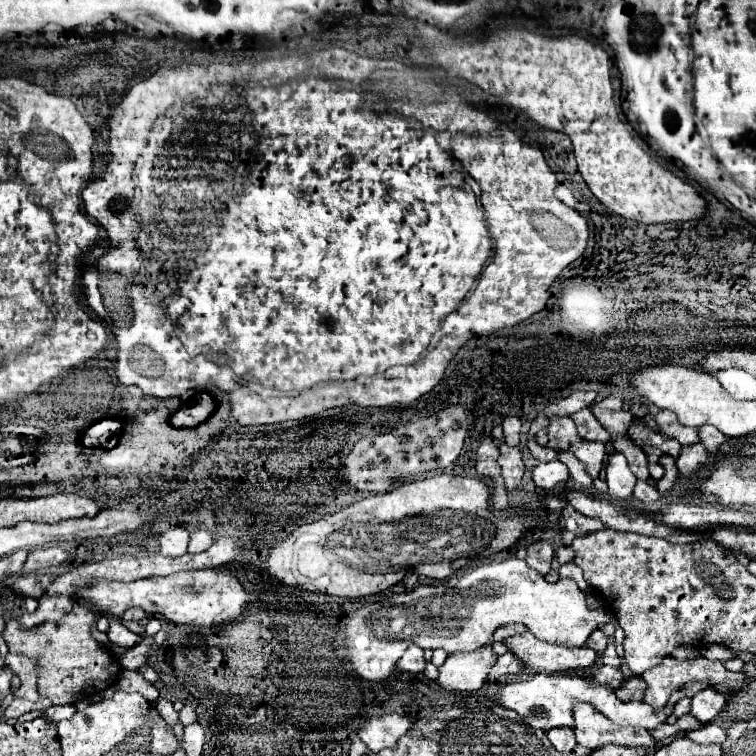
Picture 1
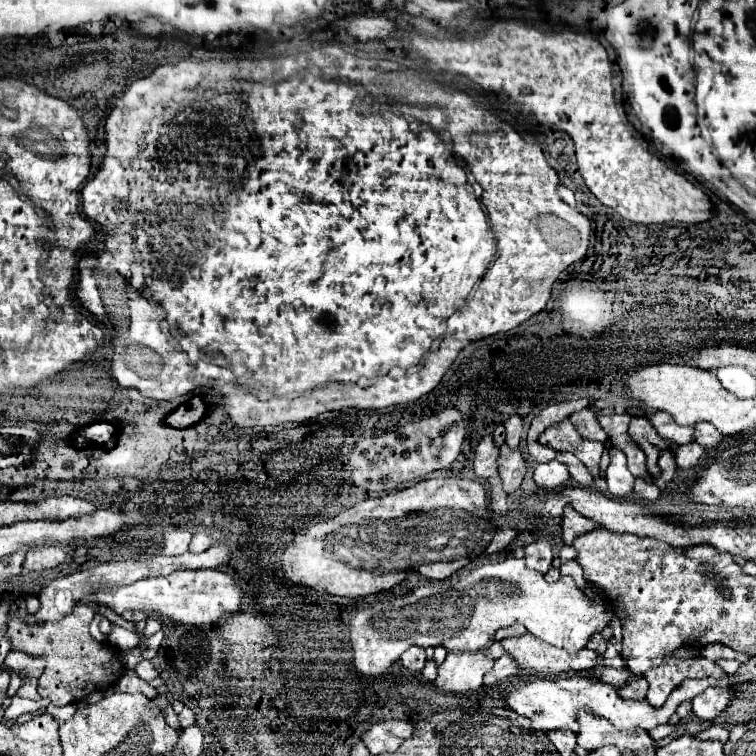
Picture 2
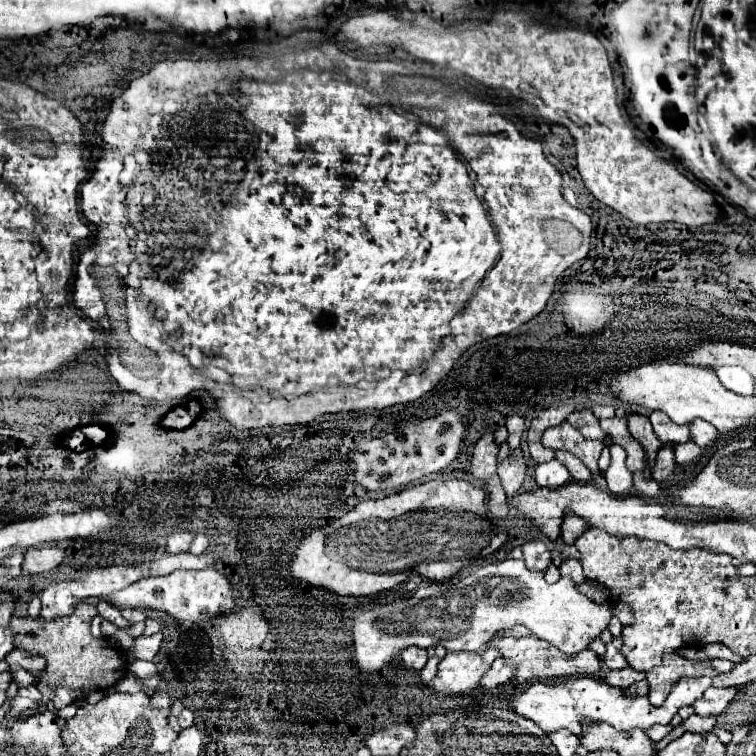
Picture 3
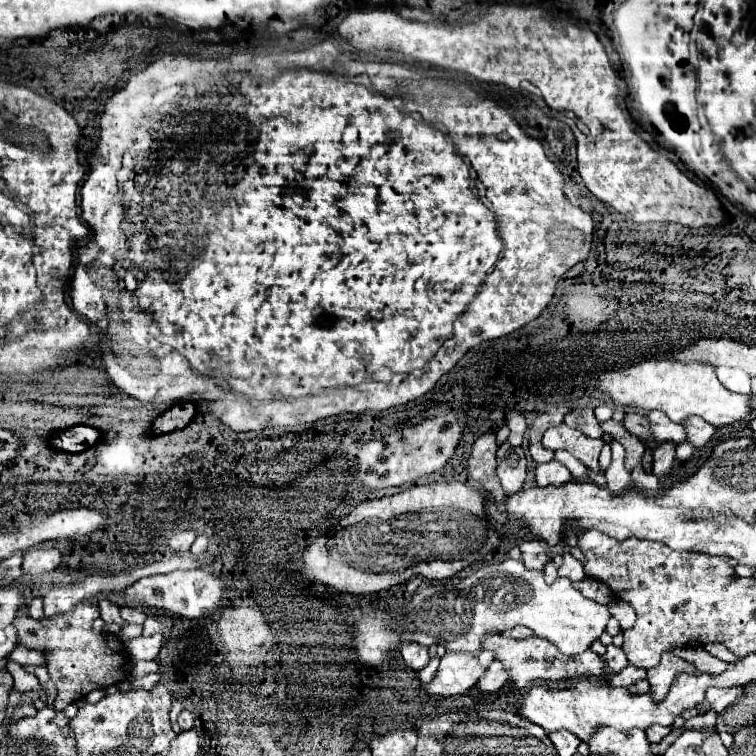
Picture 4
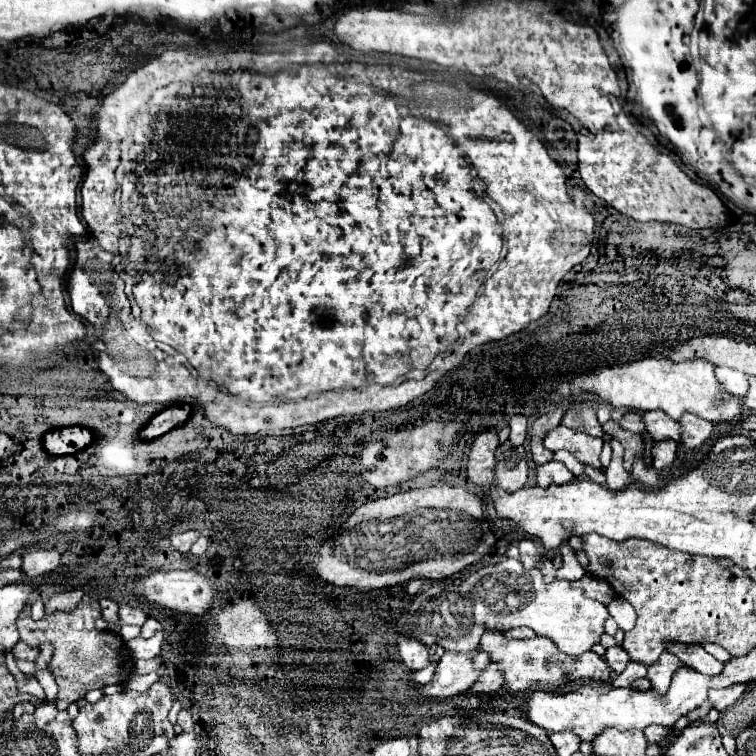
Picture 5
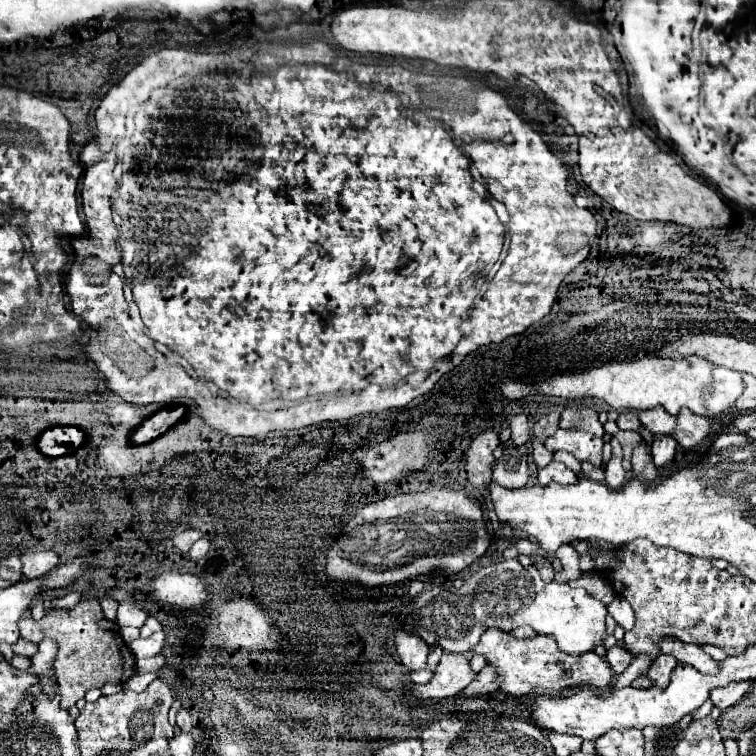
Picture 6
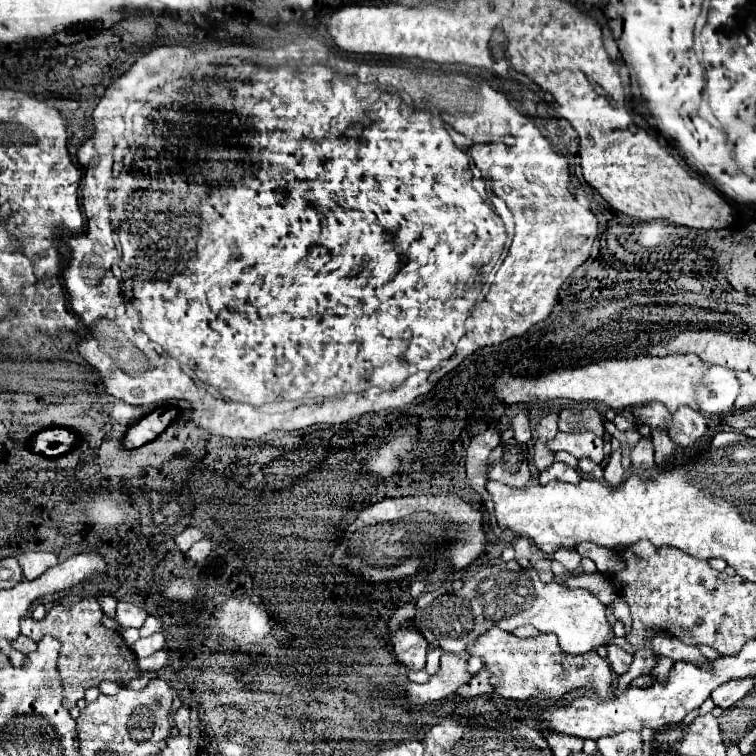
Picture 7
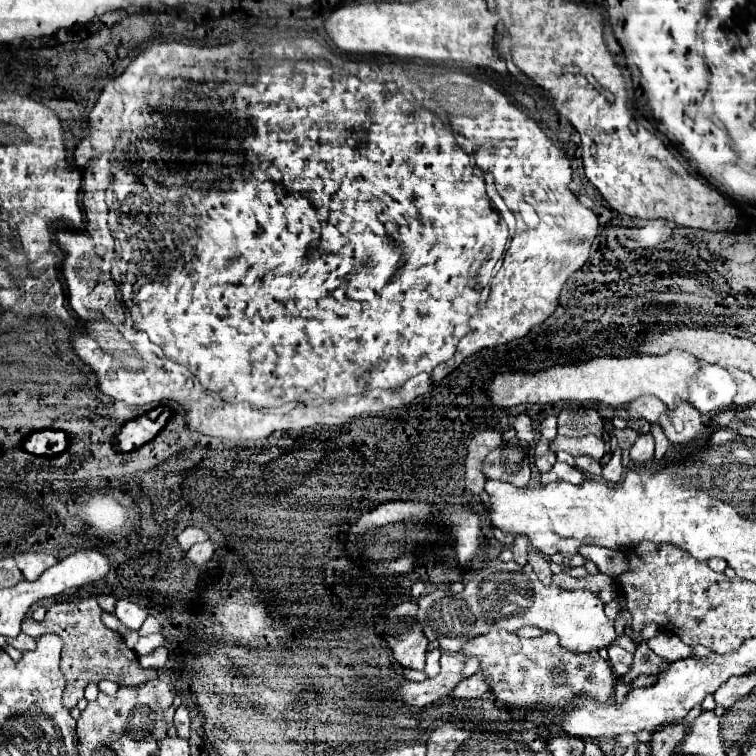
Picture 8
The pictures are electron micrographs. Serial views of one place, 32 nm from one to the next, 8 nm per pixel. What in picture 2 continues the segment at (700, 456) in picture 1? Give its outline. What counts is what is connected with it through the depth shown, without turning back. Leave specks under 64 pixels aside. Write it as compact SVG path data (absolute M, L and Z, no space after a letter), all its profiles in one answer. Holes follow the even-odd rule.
M696 442L680 446L680 450L676 452L676 464L684 470L696 466L702 458L704 458L704 448L700 448L700 444L696 444Z

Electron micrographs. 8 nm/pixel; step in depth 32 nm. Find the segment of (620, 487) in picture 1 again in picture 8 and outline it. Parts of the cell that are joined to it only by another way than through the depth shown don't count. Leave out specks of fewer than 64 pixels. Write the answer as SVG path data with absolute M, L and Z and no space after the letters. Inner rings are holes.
M610 434L610 446L612 446L610 460L602 466L602 478L616 484L622 478L622 464L620 464L620 448L614 434Z

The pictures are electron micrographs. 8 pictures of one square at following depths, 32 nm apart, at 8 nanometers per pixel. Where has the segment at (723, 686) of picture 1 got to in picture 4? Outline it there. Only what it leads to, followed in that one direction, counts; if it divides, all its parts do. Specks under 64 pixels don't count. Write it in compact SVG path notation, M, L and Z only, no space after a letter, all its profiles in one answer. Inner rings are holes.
M664 652L660 662L656 666L652 666L648 670L648 682L650 682L650 692L654 694L654 700L660 702L664 700L664 696L670 690L672 680L680 674L680 672L692 672L692 674L700 674L698 668L694 668L692 664L684 662L682 658L674 656L672 652Z

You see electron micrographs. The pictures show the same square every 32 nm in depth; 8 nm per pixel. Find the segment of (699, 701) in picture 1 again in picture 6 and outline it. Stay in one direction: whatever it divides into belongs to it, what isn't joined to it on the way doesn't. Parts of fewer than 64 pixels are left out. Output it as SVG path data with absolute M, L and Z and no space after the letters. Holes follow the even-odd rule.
M744 680L744 682L734 682L734 684L728 684L728 686L722 686L722 688L716 688L710 692L710 700L714 702L714 706L718 706L720 710L736 704L750 688L752 680Z

